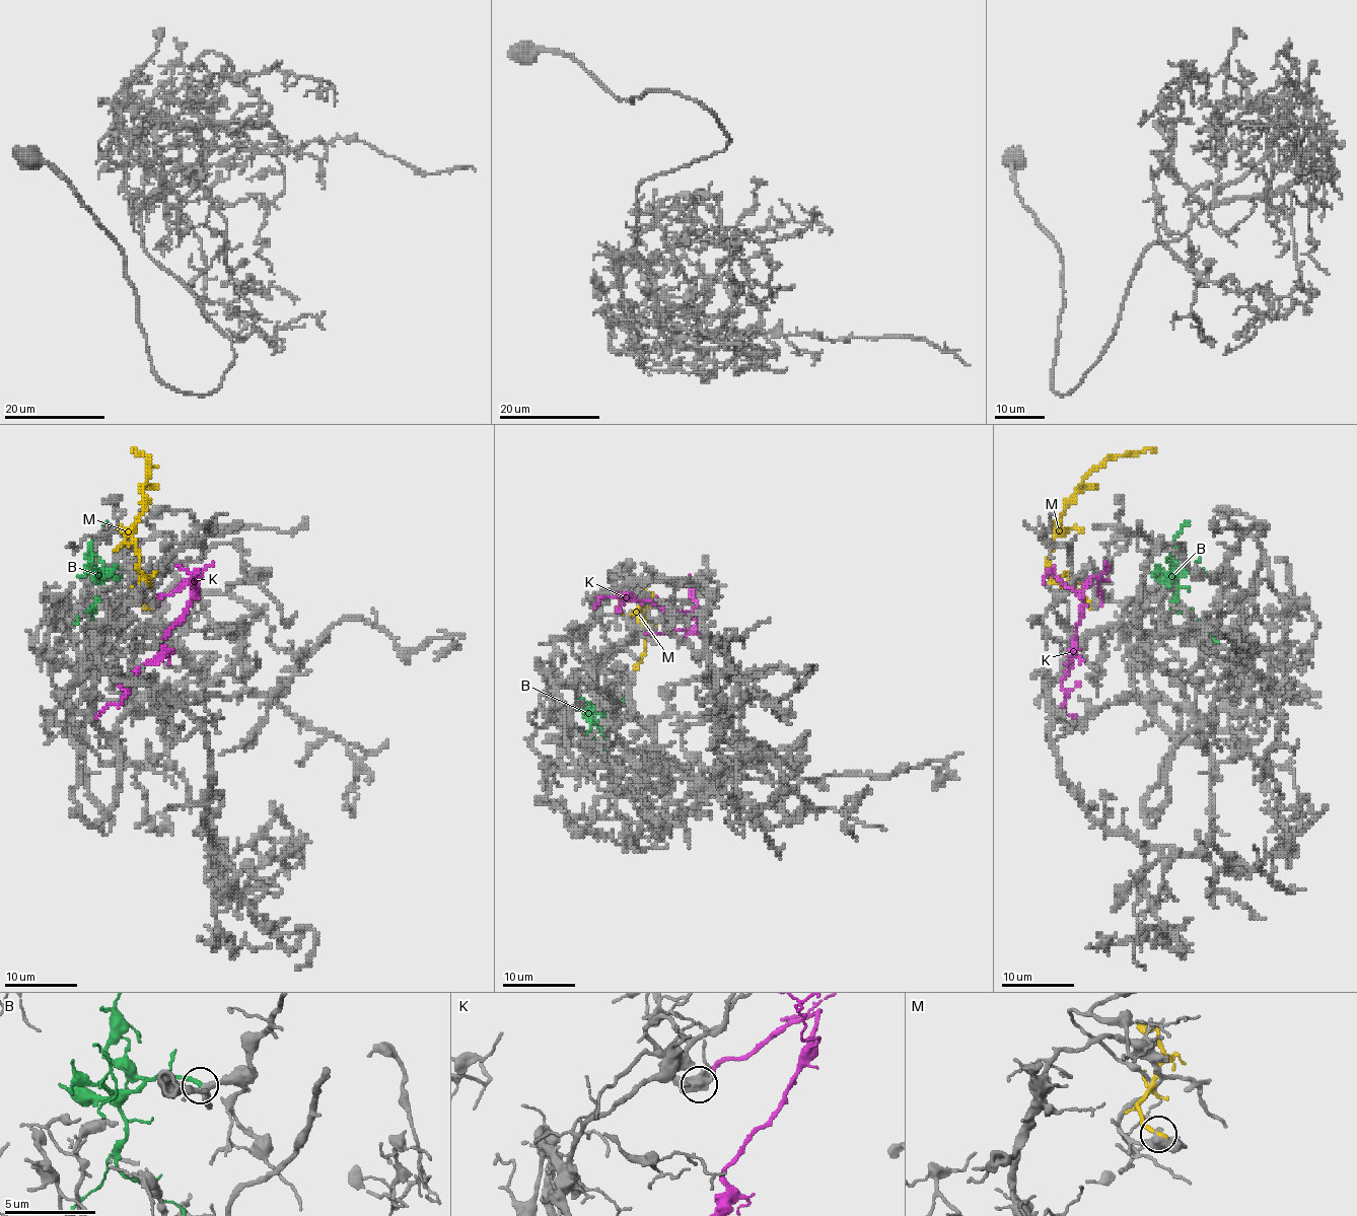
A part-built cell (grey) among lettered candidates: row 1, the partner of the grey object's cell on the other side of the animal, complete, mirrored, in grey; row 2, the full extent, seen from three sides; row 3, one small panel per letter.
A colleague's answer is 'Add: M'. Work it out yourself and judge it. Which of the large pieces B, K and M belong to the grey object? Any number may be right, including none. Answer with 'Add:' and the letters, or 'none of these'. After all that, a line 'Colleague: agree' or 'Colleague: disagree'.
Add: B
Colleague: disagree

